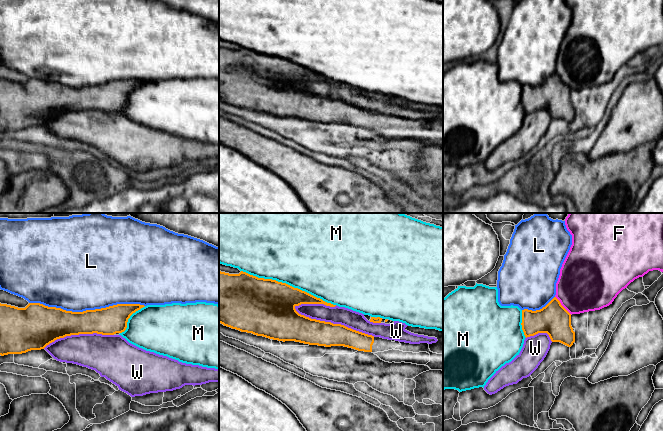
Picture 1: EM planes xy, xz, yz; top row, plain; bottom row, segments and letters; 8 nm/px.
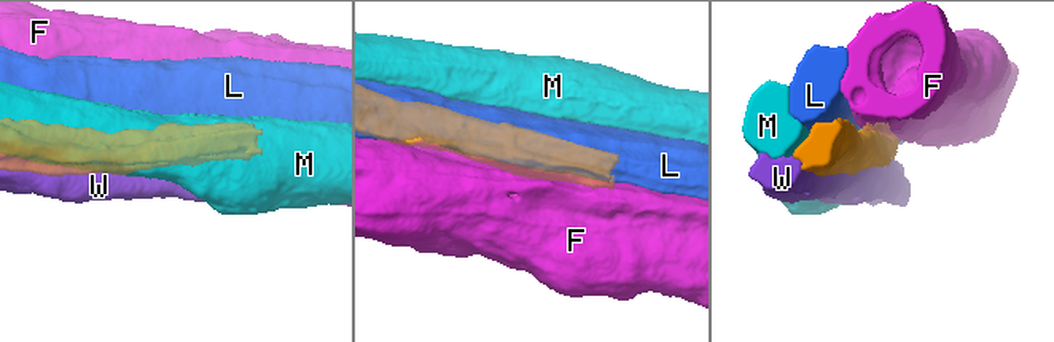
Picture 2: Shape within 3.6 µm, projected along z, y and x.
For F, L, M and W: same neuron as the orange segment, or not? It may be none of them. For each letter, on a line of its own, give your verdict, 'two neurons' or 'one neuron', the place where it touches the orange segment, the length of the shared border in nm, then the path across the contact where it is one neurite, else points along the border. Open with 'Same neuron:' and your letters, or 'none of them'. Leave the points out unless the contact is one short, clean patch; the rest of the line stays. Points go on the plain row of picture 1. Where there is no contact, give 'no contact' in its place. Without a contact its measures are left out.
Same neuron: none of them
F: two neurons | yz (561, 81) | 200 nm
L: two neurons | xy (87, 86) | 950 nm
M: two neurons | xz (287, 60) | 800 nm
W: two neurons | xz (332, 99) | 700 nm

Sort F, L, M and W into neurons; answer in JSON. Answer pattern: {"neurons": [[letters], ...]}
{"neurons": [["F"], ["L"], ["M"], ["W"]]}

